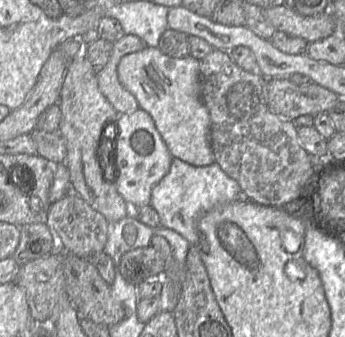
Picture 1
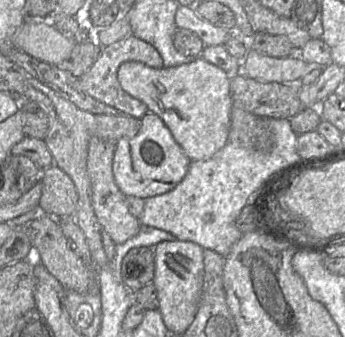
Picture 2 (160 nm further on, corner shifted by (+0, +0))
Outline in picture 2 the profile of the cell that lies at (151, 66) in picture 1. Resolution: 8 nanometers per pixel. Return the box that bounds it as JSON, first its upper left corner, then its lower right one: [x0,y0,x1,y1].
[117,57,233,161]

